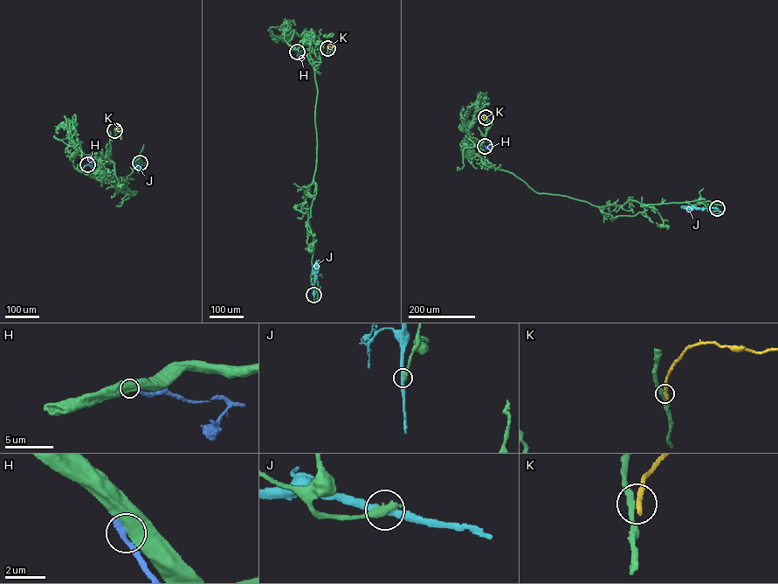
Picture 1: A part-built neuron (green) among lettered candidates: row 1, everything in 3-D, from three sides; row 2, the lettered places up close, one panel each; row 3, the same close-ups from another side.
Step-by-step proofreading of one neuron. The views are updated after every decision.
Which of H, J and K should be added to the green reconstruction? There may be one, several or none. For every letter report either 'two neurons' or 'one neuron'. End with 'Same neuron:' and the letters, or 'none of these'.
H: two neurons
J: two neurons
K: two neurons
Same neuron: none of these

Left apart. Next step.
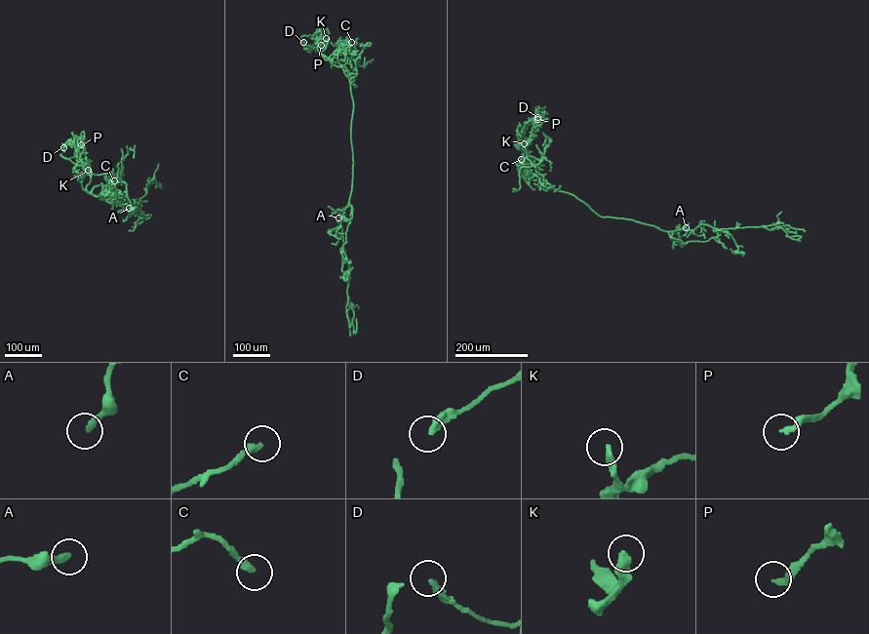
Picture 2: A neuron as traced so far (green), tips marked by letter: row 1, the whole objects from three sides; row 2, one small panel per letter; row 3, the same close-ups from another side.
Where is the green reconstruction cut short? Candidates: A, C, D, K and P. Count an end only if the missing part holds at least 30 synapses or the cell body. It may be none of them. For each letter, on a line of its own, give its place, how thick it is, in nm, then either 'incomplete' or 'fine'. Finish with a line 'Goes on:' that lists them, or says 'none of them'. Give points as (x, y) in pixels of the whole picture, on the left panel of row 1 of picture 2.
A: at (129, 208); 240 nm thick; fine
C: at (114, 180); 280 nm thick; fine
D: at (63, 147); 280 nm thick; fine
K: at (88, 170); 320 nm thick; fine
P: at (81, 144); 220 nm thick; fine
Goes on: none of them

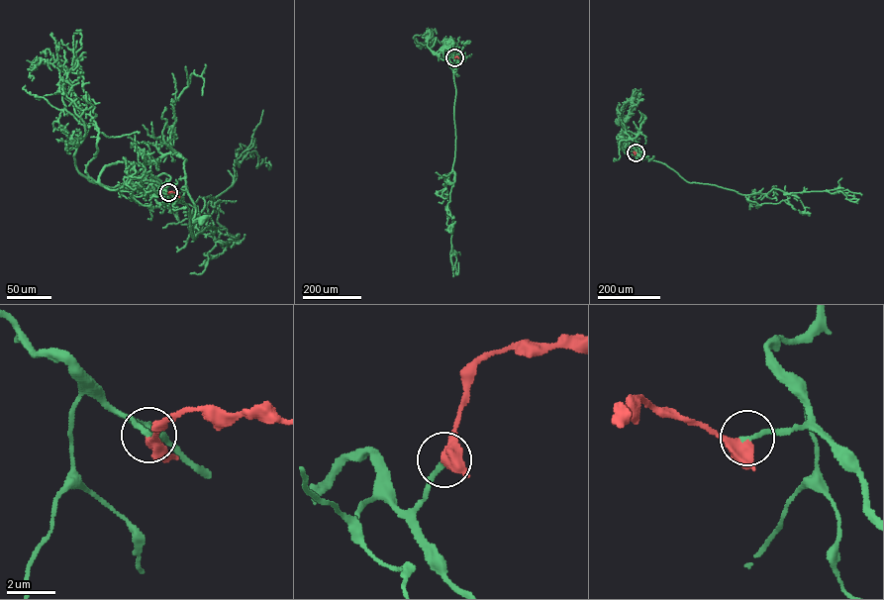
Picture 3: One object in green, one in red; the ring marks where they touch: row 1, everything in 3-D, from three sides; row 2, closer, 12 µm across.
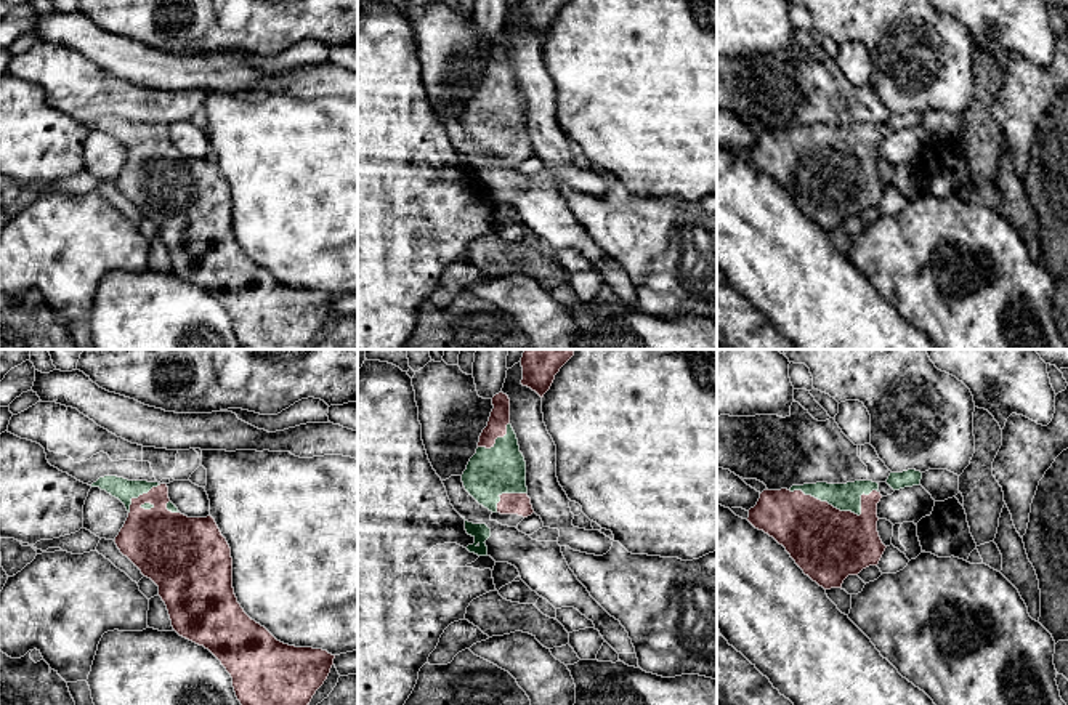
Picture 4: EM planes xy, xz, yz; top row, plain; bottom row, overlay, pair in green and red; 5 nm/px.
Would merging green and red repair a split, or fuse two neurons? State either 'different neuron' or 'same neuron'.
same neuron

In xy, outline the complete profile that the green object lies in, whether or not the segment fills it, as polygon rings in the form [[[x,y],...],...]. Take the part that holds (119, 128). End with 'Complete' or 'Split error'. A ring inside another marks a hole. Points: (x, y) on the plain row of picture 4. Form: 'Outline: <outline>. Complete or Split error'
Outline: [[[104,117],[91,128],[106,131],[125,146],[128,159],[114,181],[117,189],[144,218],[159,228],[159,237],[167,247],[173,271],[204,287],[221,303],[233,319],[233,328],[241,346],[244,349],[305,349],[309,346],[316,332],[327,320],[335,296],[322,290],[284,285],[244,253],[233,229],[231,189],[215,160],[212,157],[188,159],[181,155],[168,139],[167,125]]]. Split error

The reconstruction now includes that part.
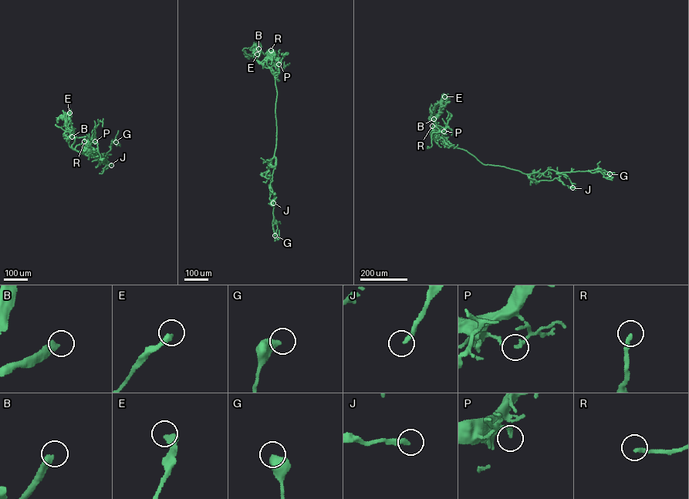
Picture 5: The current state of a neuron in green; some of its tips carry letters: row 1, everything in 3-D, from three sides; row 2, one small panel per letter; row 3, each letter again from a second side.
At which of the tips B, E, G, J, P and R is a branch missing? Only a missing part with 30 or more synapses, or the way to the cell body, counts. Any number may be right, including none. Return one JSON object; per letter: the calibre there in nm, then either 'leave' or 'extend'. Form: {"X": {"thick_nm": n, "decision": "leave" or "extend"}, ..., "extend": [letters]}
{"B": {"thick_nm": 360, "decision": "extend"}, "E": {"thick_nm": 380, "decision": "leave"}, "G": {"thick_nm": 400, "decision": "leave"}, "J": {"thick_nm": 240, "decision": "leave"}, "P": {"thick_nm": 180, "decision": "leave"}, "R": {"thick_nm": 240, "decision": "leave"}, "extend": ["B"]}

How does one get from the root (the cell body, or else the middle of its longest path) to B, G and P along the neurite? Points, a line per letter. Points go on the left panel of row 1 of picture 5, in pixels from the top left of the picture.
B: (102, 160), (99, 160), (96, 142), (77, 145), (75, 149), (78, 151), (69, 146), (72, 136)
G: (102, 160), (96, 142), (75, 148), (97, 155), (100, 164), (106, 162), (101, 159), (103, 153), (116, 142)
P: (102, 160), (99, 160), (98, 143), (95, 141)

